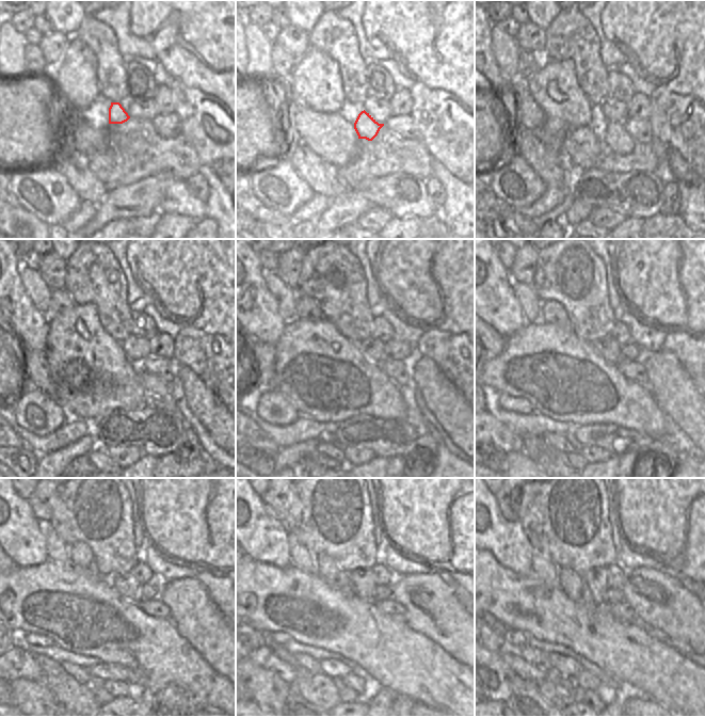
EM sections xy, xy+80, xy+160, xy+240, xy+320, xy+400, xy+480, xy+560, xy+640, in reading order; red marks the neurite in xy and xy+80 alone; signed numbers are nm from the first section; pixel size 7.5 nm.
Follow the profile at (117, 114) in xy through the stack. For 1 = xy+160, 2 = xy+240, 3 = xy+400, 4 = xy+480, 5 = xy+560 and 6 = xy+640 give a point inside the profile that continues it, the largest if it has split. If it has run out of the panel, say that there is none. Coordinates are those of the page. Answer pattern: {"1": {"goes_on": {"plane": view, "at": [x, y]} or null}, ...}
{"1": {"goes_on": {"plane": "xy+160", "at": [615, 138]}}, "2": {"goes_on": {"plane": "xy+240", "at": [155, 386]}}, "3": {"goes_on": {"plane": "xy+400", "at": [681, 456]}}, "4": {"goes_on": null}, "5": {"goes_on": null}, "6": {"goes_on": null}}

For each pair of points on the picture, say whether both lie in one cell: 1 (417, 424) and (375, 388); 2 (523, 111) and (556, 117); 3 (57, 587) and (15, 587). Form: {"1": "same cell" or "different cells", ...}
{"1": "different cells", "2": "different cells", "3": "same cell"}

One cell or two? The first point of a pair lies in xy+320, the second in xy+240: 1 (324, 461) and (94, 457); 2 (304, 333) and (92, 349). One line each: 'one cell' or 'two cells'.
1: two cells
2: one cell

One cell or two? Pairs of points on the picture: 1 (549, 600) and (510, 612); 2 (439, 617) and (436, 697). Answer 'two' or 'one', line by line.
1: one
2: two

